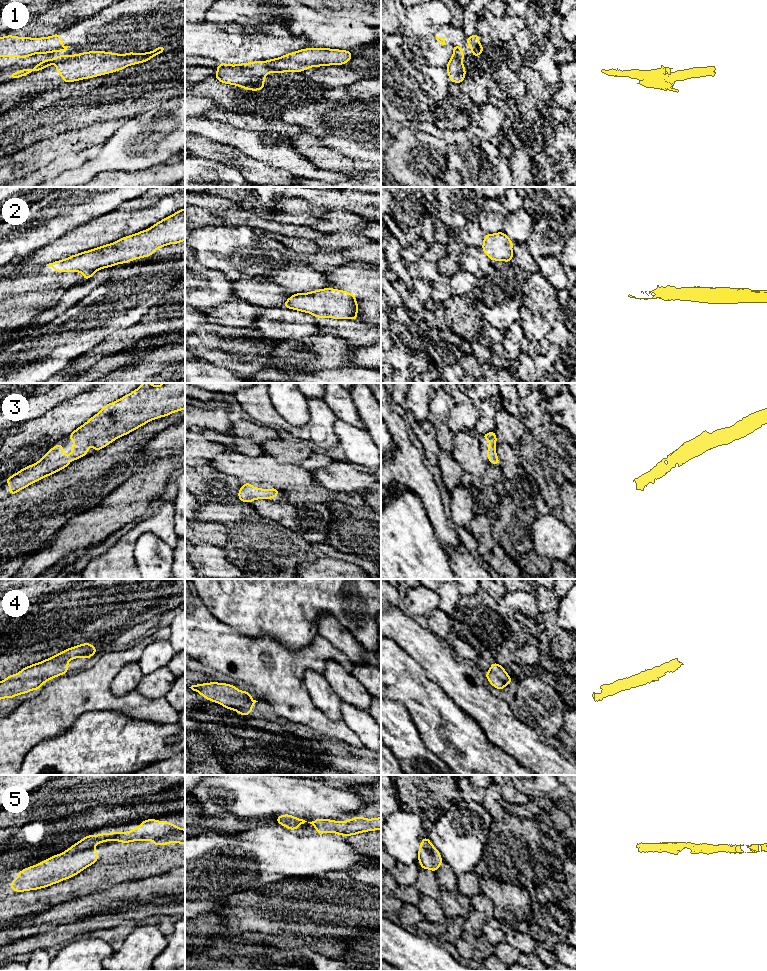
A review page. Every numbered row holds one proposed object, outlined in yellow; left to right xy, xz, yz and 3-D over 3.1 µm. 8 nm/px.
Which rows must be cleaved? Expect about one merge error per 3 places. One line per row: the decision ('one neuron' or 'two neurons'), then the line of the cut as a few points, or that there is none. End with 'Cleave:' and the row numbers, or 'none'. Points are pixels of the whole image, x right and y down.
1: two neurons | xz (264, 61), (267, 66), (280, 73)
2: one neuron | no cut
3: one neuron | no cut
4: one neuron | no cut
5: one neuron | no cut
Cleave: 1

